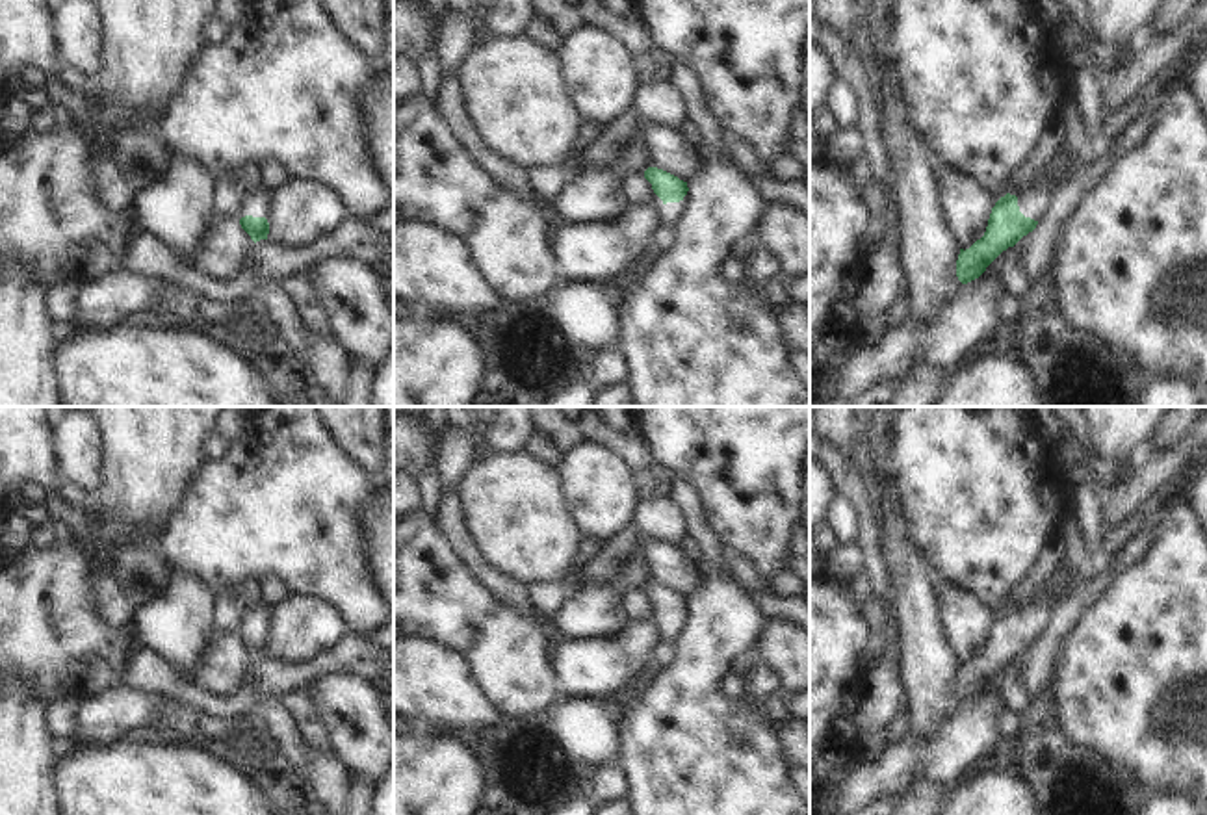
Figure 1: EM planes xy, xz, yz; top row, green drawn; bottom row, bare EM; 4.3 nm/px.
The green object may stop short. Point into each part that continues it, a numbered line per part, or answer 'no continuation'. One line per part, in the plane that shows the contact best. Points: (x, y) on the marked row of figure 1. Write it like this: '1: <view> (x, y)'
1: yz (1035, 203)

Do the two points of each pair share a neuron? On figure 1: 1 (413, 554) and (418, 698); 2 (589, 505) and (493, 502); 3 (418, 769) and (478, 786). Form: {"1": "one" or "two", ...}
{"1": "two", "2": "two", "3": "one"}

